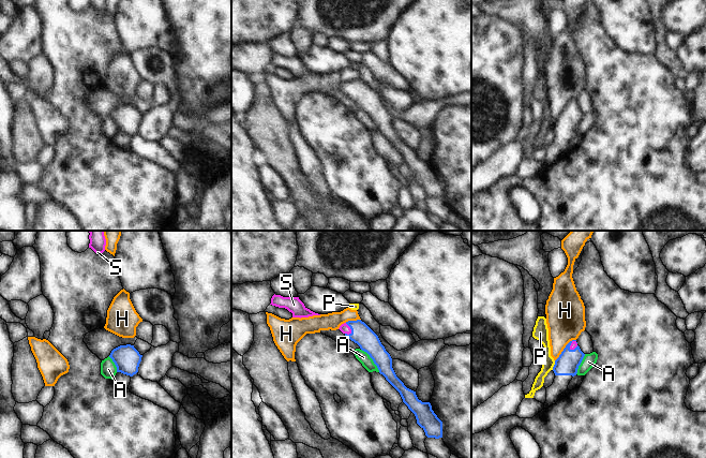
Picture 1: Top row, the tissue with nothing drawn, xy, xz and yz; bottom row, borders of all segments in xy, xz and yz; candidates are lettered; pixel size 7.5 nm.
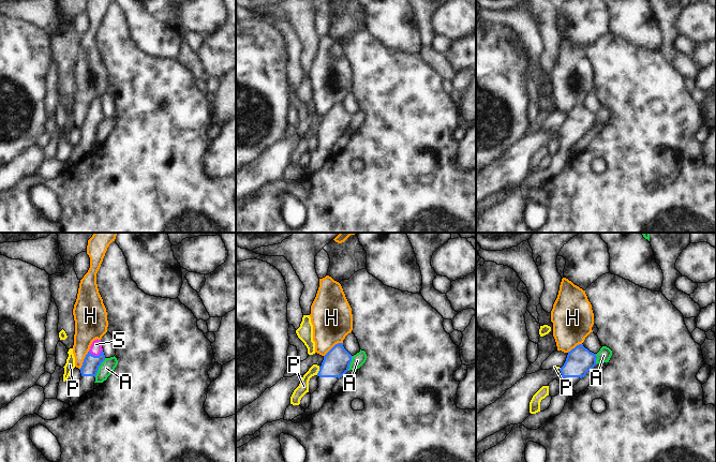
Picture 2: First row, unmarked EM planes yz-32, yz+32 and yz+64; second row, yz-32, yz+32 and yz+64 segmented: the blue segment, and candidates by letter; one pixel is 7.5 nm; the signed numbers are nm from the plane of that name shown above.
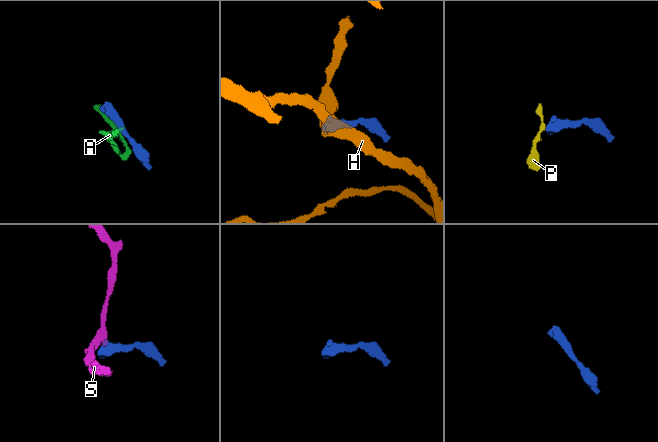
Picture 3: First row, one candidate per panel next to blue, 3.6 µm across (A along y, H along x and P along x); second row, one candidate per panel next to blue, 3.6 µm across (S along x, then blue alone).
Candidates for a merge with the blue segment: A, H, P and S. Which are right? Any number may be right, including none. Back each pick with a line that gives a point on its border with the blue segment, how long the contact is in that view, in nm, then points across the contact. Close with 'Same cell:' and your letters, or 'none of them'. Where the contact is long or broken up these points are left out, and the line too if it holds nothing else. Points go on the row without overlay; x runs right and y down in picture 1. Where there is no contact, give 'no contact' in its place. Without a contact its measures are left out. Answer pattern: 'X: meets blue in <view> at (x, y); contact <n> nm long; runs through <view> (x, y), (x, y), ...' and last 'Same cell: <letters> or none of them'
S: meets blue in xz at (350, 88); contact 100 nm long; runs through xz (361, 93), (350, 88), (344, 88)
Same cell: S

